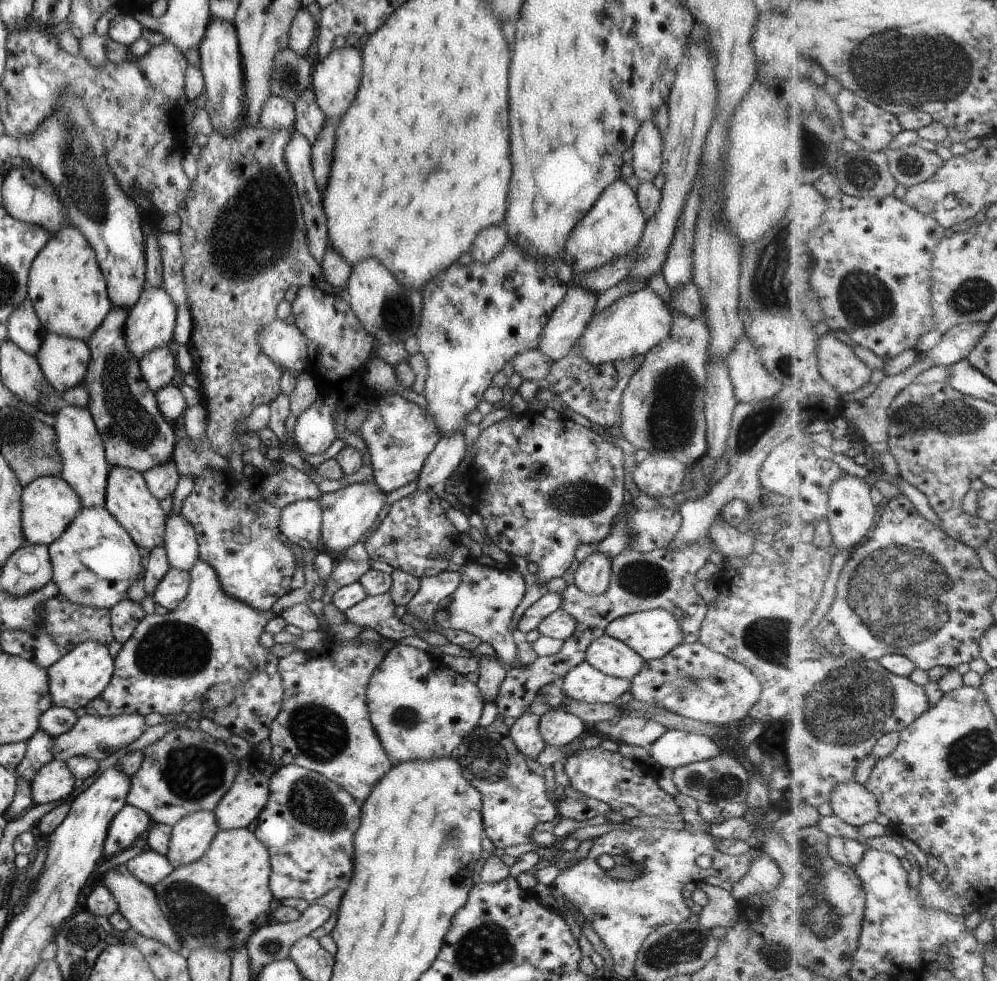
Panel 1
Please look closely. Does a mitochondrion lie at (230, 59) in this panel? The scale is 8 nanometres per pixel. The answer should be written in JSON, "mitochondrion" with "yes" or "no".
{"mitochondrion":"no"}

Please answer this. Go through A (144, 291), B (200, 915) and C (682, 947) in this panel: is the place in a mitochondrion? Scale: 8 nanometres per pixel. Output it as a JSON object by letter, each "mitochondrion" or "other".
{"A":"other","B":"mitochondrion","C":"mitochondrion"}

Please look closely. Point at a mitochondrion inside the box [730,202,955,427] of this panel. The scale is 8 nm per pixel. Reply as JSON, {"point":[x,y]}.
{"point":[864,299]}

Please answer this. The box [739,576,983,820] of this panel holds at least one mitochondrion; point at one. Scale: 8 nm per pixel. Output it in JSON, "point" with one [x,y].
{"point":[852,703]}

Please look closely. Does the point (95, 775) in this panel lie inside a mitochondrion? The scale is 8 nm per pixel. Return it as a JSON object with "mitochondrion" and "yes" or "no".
{"mitochondrion":"no"}

